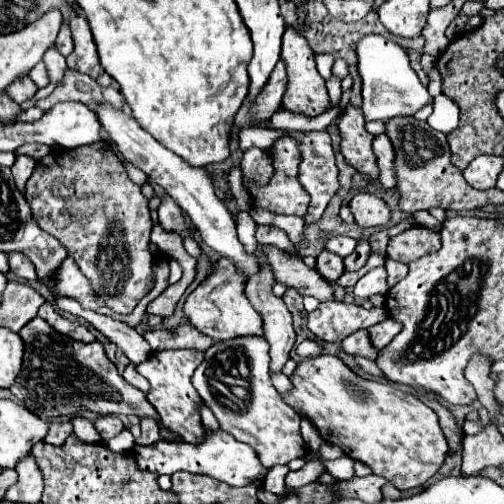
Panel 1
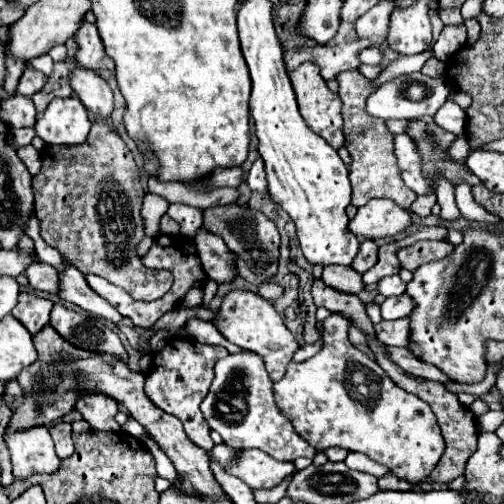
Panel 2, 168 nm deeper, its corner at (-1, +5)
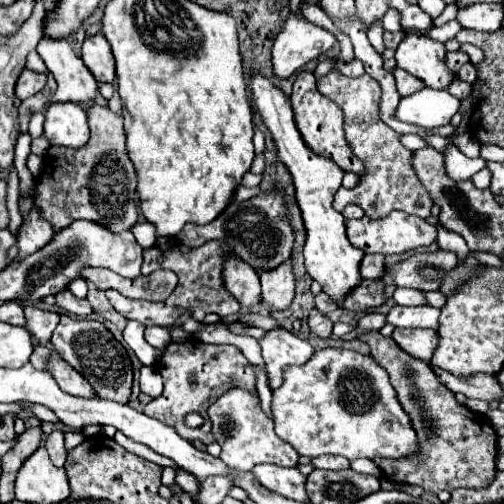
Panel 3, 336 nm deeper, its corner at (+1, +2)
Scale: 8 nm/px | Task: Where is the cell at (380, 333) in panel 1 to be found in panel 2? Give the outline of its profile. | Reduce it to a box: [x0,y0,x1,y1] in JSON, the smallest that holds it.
[376,319,410,347]

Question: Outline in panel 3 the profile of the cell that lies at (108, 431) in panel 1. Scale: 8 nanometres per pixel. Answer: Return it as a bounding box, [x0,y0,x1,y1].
[48,352,96,398]

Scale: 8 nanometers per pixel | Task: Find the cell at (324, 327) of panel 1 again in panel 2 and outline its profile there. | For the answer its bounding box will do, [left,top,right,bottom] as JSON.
[274,313,444,485]

